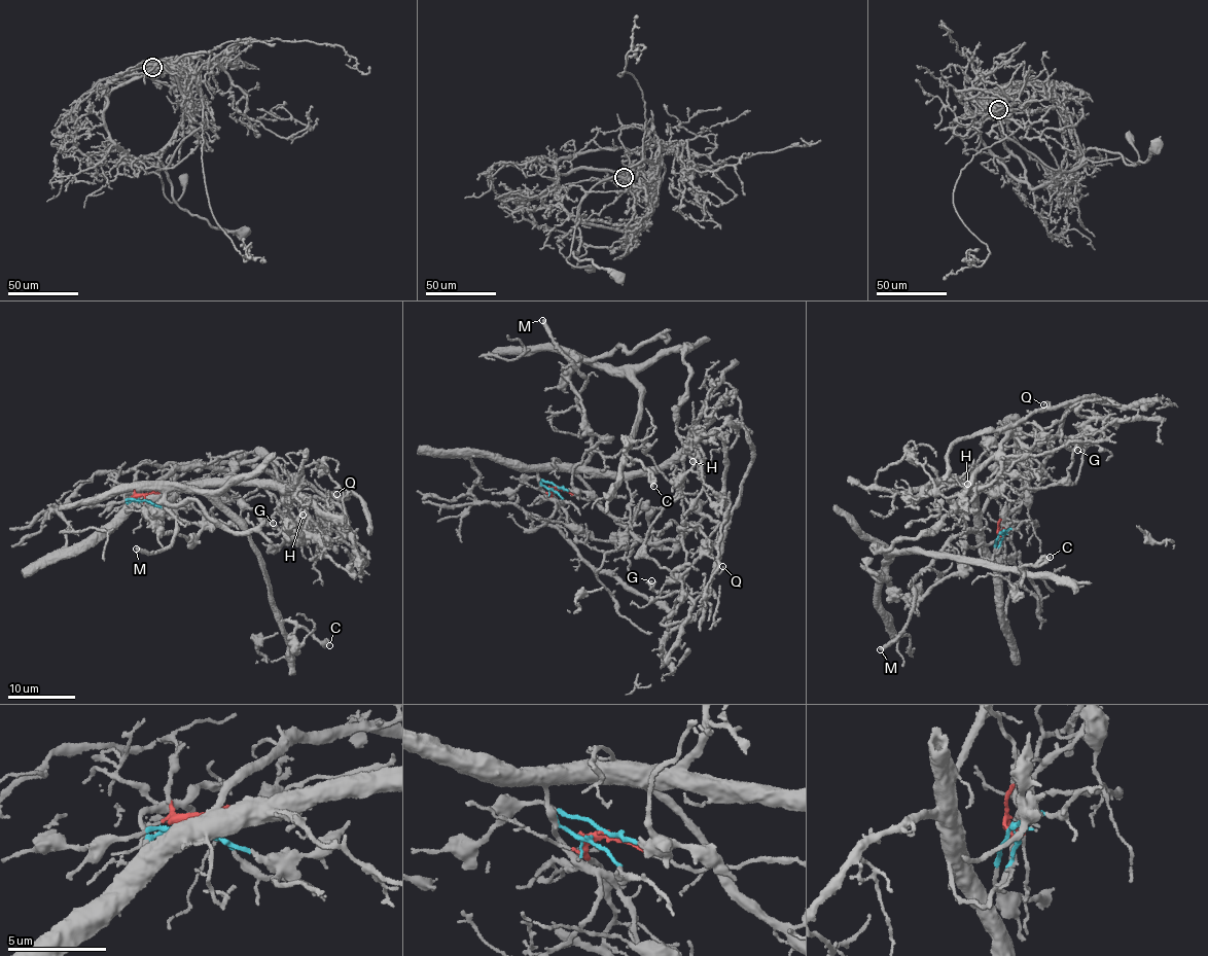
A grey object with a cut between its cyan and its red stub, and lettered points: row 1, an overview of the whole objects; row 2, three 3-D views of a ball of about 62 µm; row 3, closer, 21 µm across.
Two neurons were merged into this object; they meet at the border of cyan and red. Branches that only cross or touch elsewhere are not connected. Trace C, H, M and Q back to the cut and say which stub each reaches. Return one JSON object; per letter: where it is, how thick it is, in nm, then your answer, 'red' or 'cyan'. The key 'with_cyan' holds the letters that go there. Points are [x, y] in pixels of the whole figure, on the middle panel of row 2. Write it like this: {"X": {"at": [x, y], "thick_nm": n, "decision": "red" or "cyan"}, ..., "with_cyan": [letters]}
{"C": {"at": [653, 486], "thick_nm": 340, "decision": "cyan"}, "H": {"at": [693, 461], "thick_nm": 110, "decision": "cyan"}, "M": {"at": [542, 320], "thick_nm": 360, "decision": "cyan"}, "Q": {"at": [722, 566], "thick_nm": 90, "decision": "red"}, "with_cyan": ["C", "H", "M"]}

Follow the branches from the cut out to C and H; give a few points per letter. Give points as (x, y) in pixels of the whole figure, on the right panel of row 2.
C: (998, 534), (964, 550), (956, 572), (921, 597), (890, 583), (891, 552), (1024, 569), (1050, 556)
H: (998, 534), (995, 553), (991, 555), (980, 540), (973, 501), (957, 476), (951, 473), (945, 479), (967, 483)

